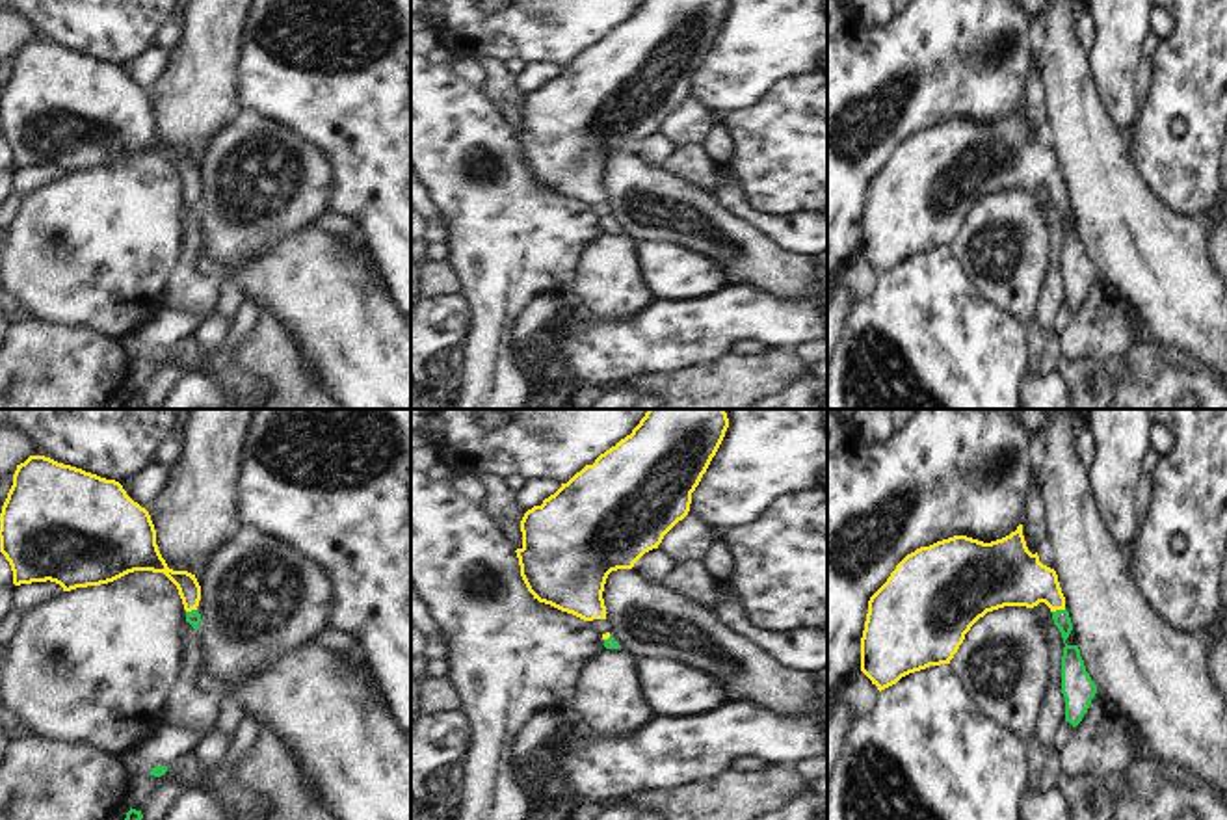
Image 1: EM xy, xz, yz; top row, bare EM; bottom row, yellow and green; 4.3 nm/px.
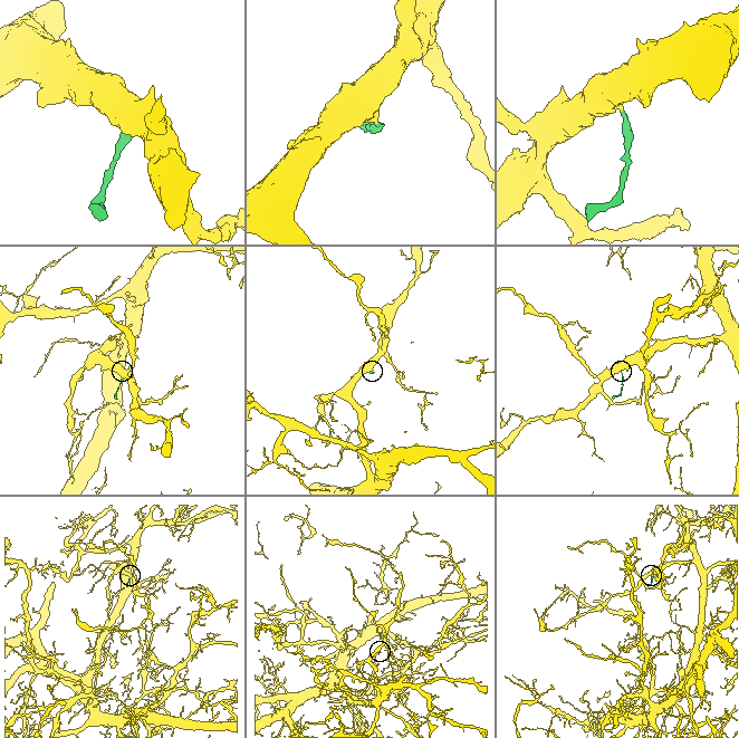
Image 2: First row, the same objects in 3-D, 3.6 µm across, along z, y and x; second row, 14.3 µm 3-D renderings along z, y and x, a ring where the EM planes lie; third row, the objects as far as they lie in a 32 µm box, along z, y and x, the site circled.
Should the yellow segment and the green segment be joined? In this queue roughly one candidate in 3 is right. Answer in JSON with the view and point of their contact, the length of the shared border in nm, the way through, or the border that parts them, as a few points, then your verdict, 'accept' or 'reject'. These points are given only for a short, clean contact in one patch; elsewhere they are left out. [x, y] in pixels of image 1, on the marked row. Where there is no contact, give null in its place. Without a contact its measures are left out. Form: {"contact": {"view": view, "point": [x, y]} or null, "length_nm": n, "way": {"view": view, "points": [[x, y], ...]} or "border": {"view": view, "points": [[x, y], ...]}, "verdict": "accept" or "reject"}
{"contact": {"view": "yz", "point": [1058, 608]}, "length_nm": 60, "way": {"view": "yz", "points": [[1012, 575], [1034, 582], [1058, 608], [1071, 662]]}, "verdict": "accept"}

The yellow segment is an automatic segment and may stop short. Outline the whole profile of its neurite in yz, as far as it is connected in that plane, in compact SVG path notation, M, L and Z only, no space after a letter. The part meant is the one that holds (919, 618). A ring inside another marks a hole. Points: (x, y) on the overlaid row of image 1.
M1022 524L1009 536L983 543L954 536L907 554L887 582L870 597L861 638L861 671L885 690L902 677L930 666L950 664L965 634L987 612L1004 606L1034 608L1045 602L1063 643L1073 630L1065 597L1054 569L1032 554L1022 536Z

